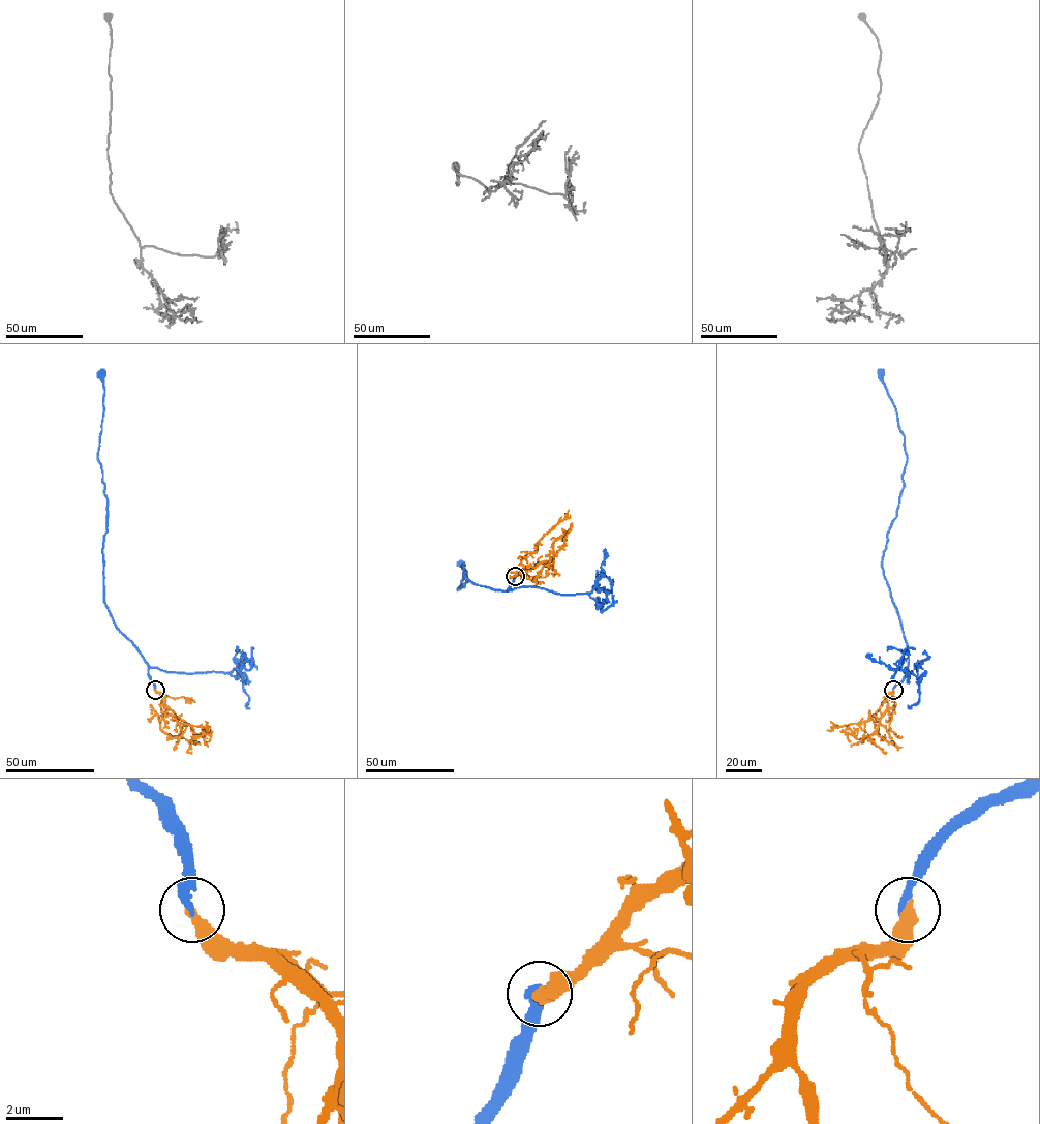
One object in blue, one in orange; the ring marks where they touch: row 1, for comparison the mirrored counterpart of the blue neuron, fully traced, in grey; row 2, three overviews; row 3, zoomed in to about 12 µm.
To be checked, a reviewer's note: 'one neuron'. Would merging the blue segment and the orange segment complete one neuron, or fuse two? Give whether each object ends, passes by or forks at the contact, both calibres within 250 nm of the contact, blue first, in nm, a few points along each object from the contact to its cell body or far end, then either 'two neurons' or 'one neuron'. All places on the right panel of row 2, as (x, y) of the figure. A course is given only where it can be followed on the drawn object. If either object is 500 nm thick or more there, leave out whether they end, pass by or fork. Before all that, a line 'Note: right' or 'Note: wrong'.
Note: right
blue ends; orange ends; calibres 280 and 400 nm; course blue (893, 690), (907, 673), (908, 646), (881, 562), (904, 485), (907, 455), (896, 411), (881, 373); course orange (893, 690), (886, 696), (887, 709), (878, 729), (864, 738), (848, 733), (850, 741); one neuron

